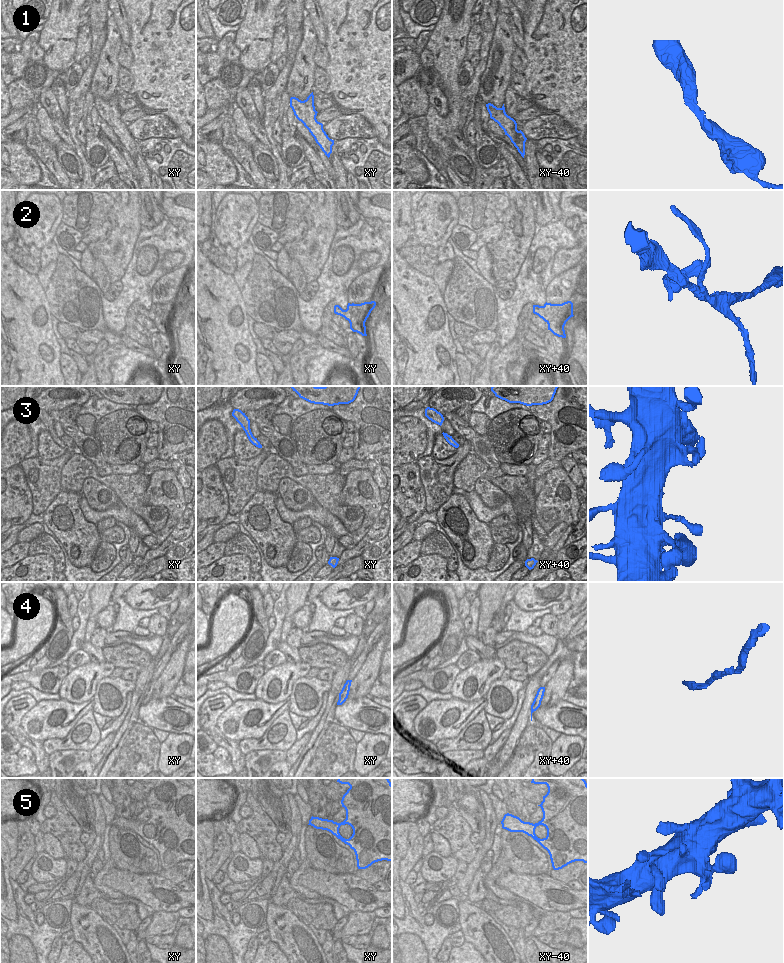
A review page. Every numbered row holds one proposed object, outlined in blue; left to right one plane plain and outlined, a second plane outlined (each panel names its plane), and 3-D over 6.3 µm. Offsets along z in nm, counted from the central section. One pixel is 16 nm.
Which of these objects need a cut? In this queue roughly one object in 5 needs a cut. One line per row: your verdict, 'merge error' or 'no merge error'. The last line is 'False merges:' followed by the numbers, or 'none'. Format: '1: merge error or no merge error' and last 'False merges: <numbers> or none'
1: no merge error
2: merge error
3: no merge error
4: no merge error
5: no merge error
False merges: 2

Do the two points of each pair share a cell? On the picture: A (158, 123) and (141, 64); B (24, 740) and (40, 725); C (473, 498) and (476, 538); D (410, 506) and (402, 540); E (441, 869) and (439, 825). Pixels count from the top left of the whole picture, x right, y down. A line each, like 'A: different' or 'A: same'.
A: different
B: different
C: different
D: different
E: different

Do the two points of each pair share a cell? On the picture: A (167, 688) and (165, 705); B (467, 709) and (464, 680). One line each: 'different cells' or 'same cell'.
A: different cells
B: different cells

